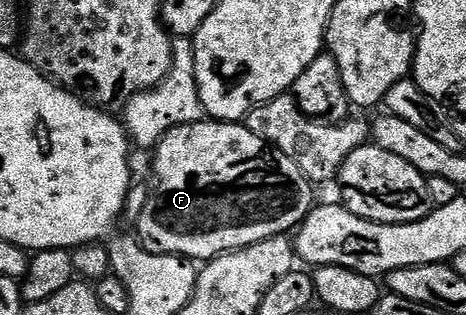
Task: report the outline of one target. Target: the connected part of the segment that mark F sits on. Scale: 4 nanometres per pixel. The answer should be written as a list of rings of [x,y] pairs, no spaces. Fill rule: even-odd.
[[[202,121],[175,127],[159,141],[153,156],[156,183],[137,224],[138,242],[150,255],[181,255],[192,261],[210,261],[216,255],[294,232],[317,203],[316,188],[298,165],[242,122]]]

